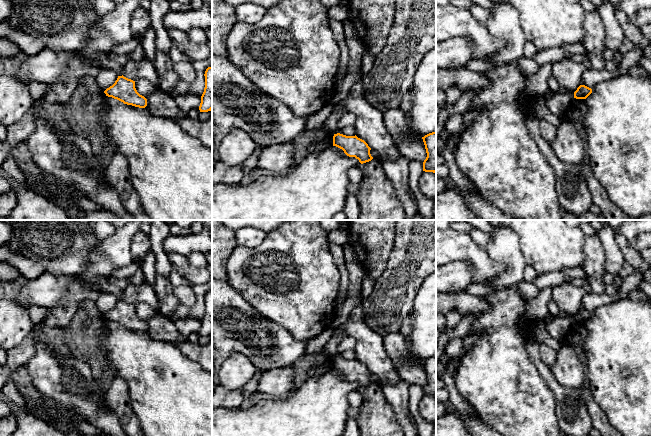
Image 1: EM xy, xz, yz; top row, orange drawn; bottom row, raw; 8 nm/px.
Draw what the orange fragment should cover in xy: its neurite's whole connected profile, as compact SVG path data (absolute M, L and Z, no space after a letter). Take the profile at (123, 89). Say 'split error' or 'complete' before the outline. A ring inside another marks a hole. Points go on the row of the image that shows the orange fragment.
complete; M123 75L118 76L115 83L107 88L104 93L106 96L117 99L127 105L139 108L145 108L147 106L147 99L137 92L135 81Z

